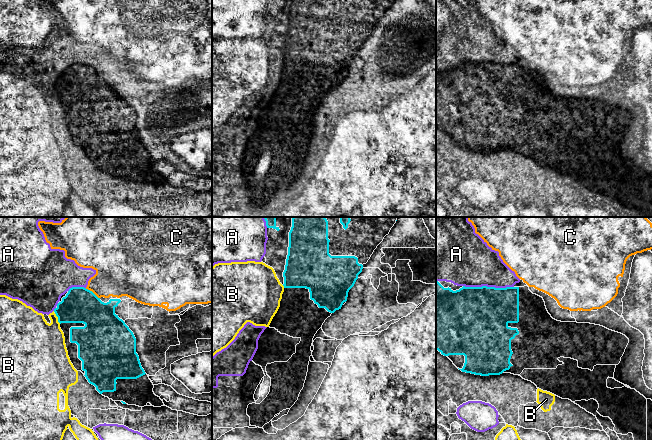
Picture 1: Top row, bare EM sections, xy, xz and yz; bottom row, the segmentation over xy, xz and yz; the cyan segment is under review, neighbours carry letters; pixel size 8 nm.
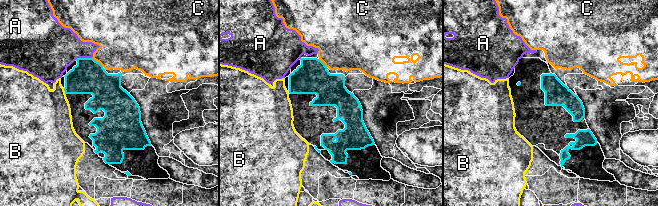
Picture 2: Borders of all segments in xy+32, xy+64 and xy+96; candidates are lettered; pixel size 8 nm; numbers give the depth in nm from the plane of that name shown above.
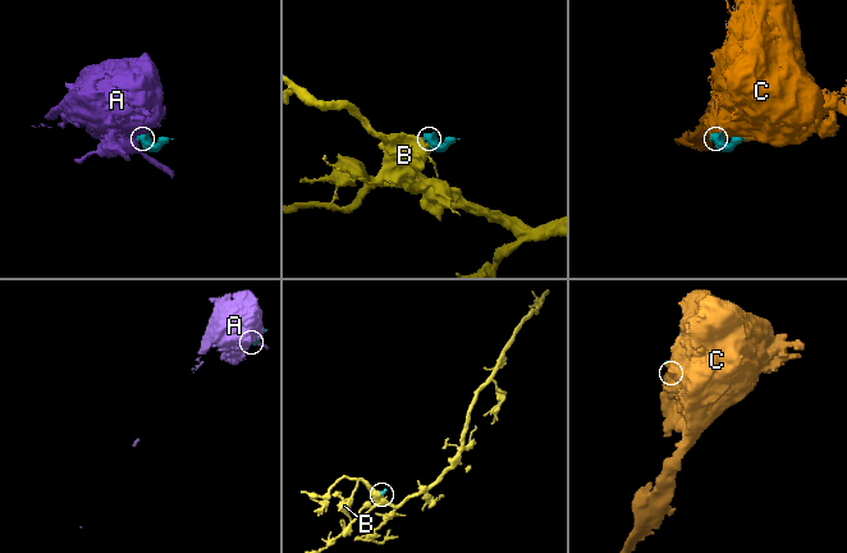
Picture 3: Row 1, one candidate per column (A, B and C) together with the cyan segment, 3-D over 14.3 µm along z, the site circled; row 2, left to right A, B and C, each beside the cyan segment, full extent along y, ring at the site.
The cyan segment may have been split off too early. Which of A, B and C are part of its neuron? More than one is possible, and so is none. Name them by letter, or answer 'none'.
none

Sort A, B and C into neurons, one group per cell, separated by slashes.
A / B / C

